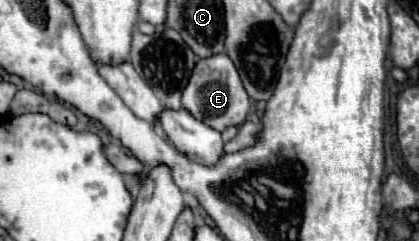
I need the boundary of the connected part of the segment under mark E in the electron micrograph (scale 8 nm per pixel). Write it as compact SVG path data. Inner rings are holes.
M214 54L196 64L192 78L182 94L182 108L188 110L196 120L202 120L218 132L224 132L228 126L240 126L246 120L246 114L250 110L250 98L228 54Z

